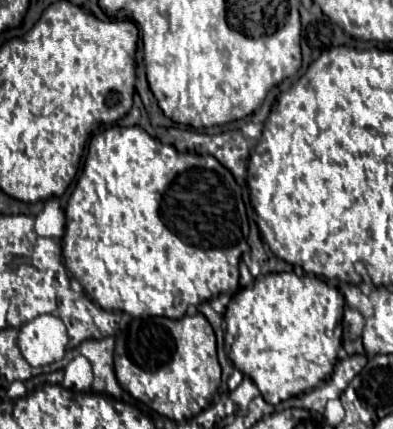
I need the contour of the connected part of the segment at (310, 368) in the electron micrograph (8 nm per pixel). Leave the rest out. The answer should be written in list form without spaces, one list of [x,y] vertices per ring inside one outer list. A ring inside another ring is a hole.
[[[294,272],[263,275],[253,287],[241,287],[227,305],[223,316],[227,355],[235,369],[255,381],[263,399],[277,405],[317,387],[333,373],[341,347],[343,309],[343,295],[323,279],[297,277]]]

